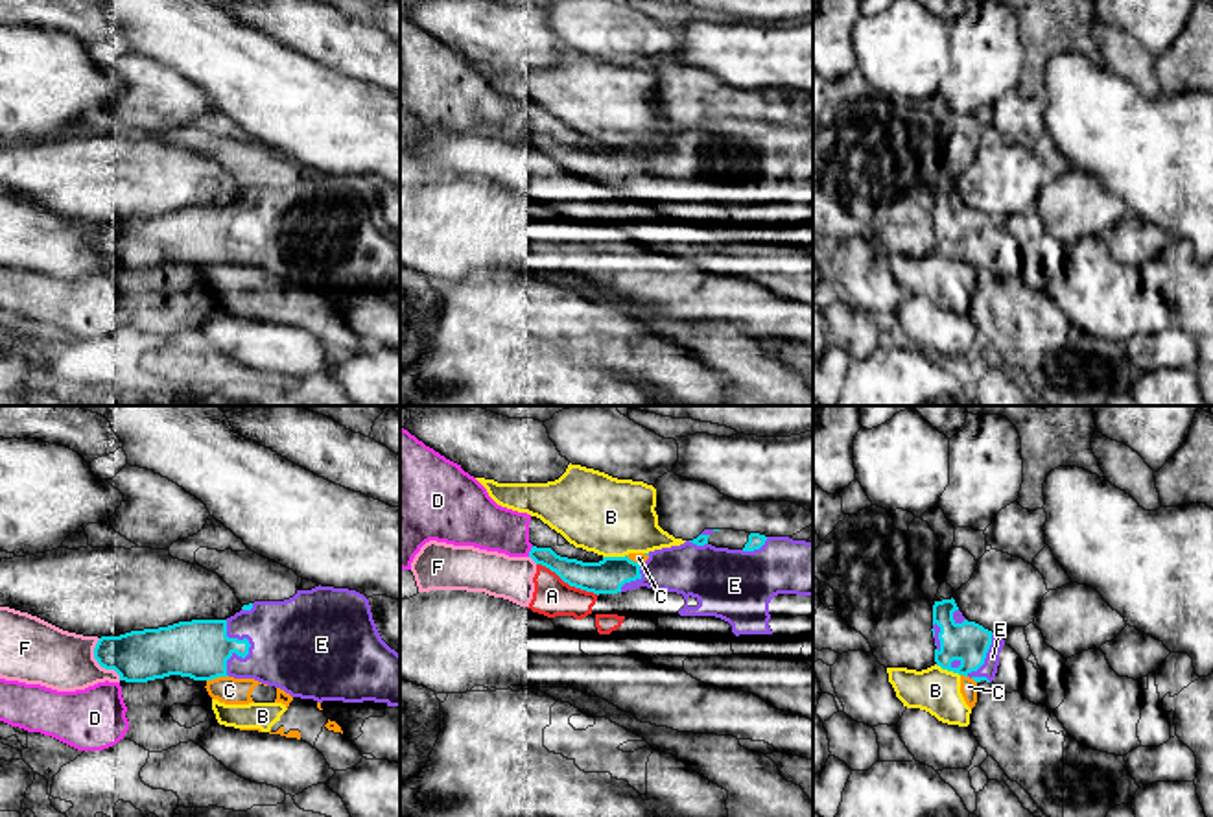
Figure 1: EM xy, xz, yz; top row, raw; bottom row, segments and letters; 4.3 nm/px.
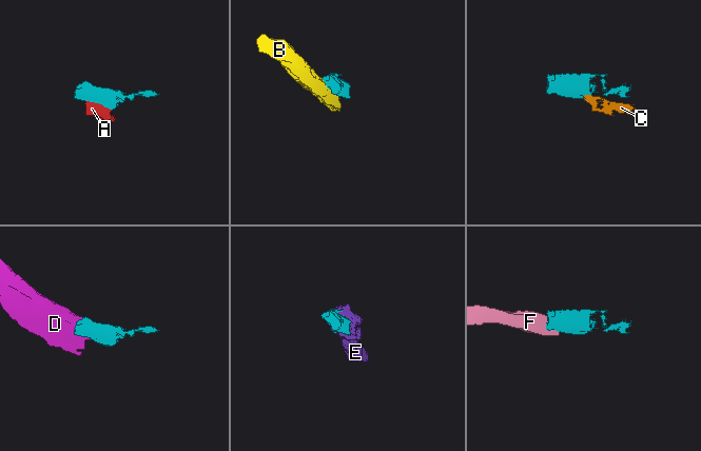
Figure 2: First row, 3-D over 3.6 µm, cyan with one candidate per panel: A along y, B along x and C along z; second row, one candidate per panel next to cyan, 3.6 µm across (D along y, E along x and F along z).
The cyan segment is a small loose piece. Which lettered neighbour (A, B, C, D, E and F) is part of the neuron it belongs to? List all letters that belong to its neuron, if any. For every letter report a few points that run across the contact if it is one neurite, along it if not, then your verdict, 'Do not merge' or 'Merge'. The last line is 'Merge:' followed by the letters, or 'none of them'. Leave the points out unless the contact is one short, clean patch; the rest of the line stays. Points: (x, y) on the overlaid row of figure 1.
A: Line: xz (537, 563), (553, 570), (570, 585), (598, 594). Do not merge
B: Do not merge
C: Line: xy (227, 675), (207, 681). Do not merge
D: Do not merge
E: Merge
F: Do not merge
Merge: E

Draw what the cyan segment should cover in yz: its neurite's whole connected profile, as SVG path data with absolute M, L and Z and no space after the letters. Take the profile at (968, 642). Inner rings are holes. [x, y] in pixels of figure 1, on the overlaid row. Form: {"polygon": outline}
{"polygon": "M953 598L935 601L931 631L936 666L975 682L995 679L1005 640L983 625L968 622Z"}

